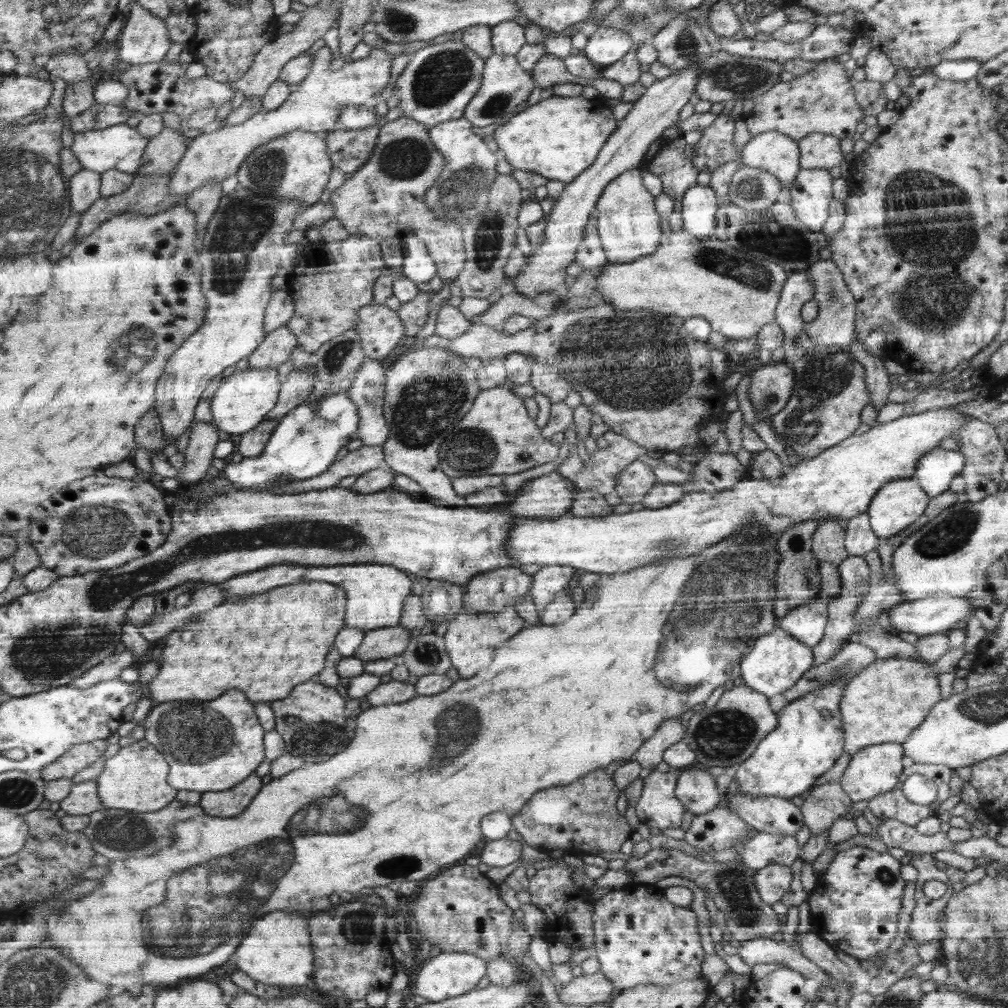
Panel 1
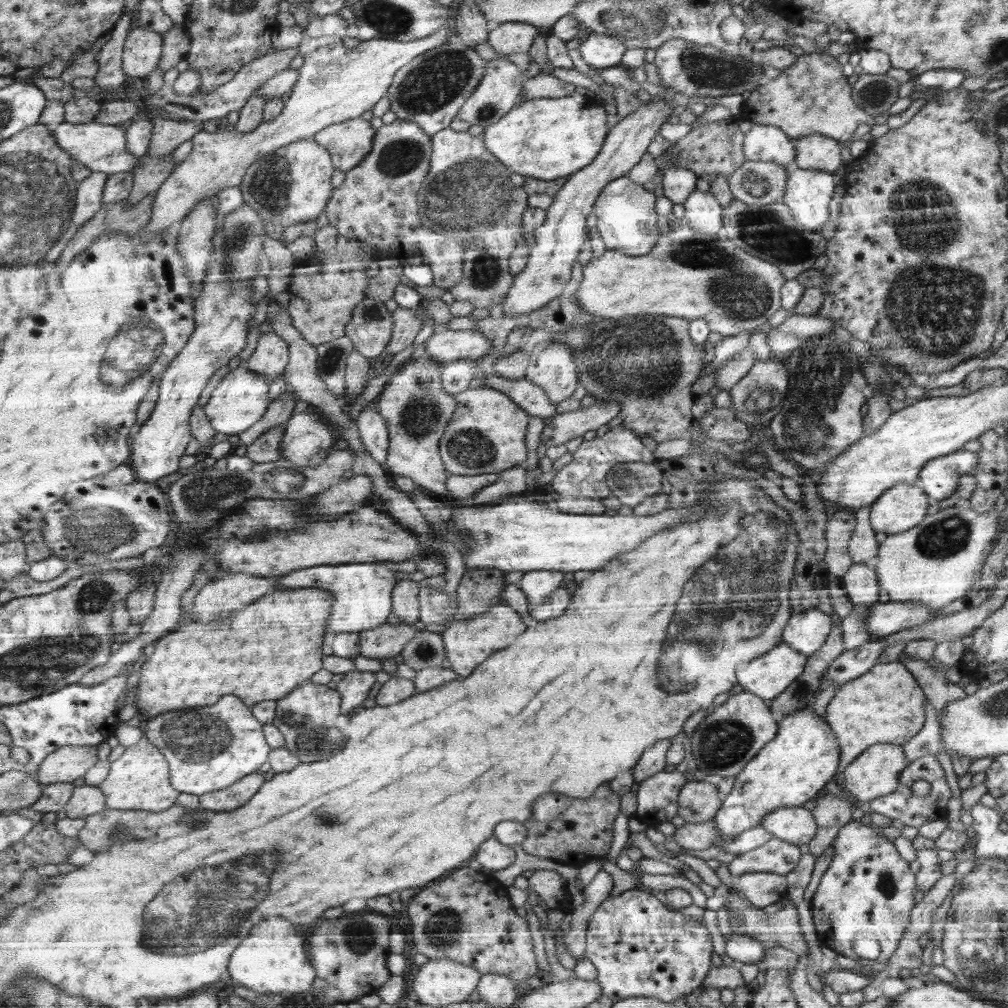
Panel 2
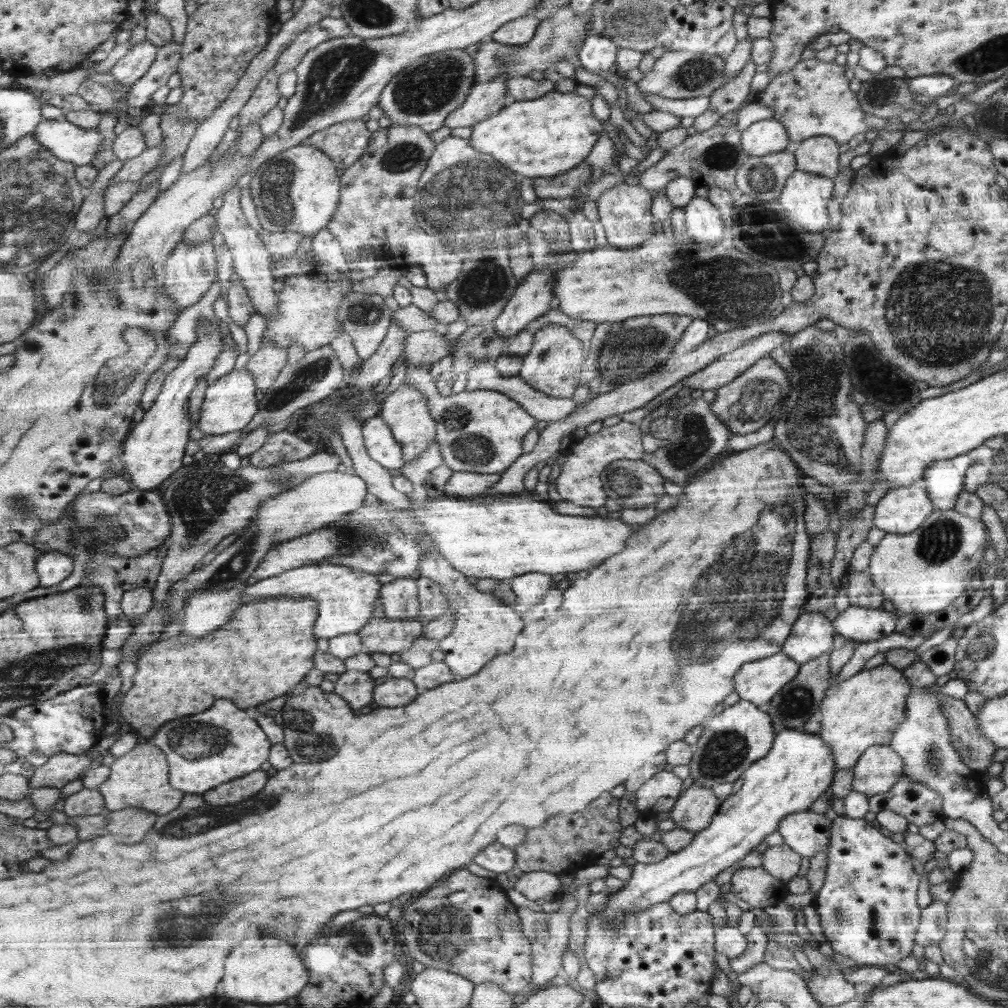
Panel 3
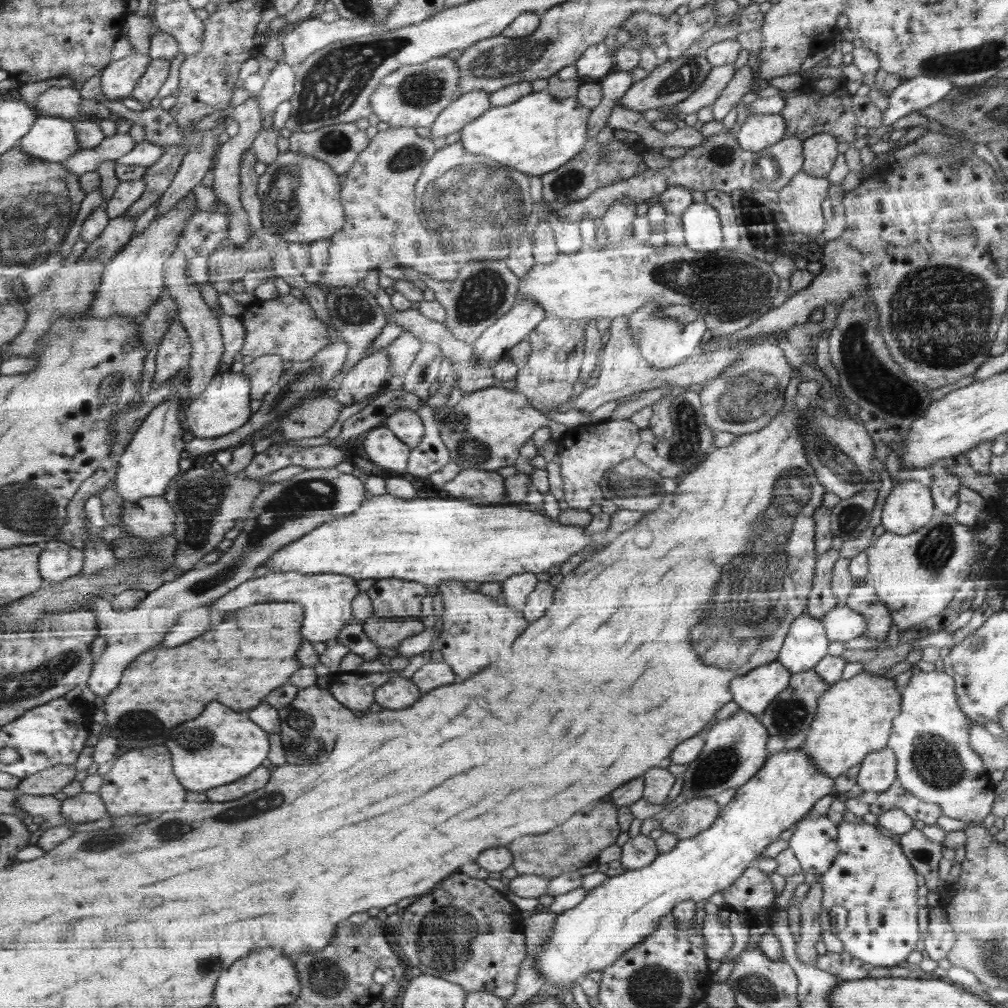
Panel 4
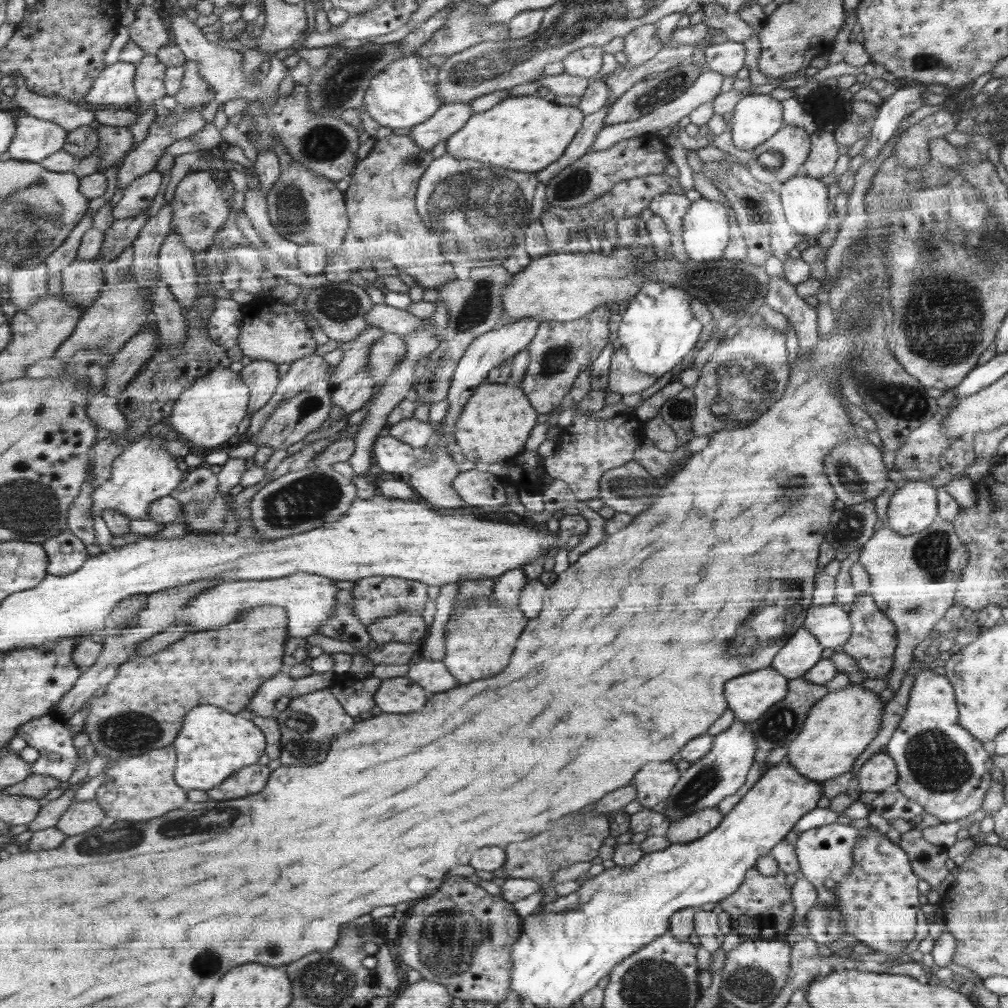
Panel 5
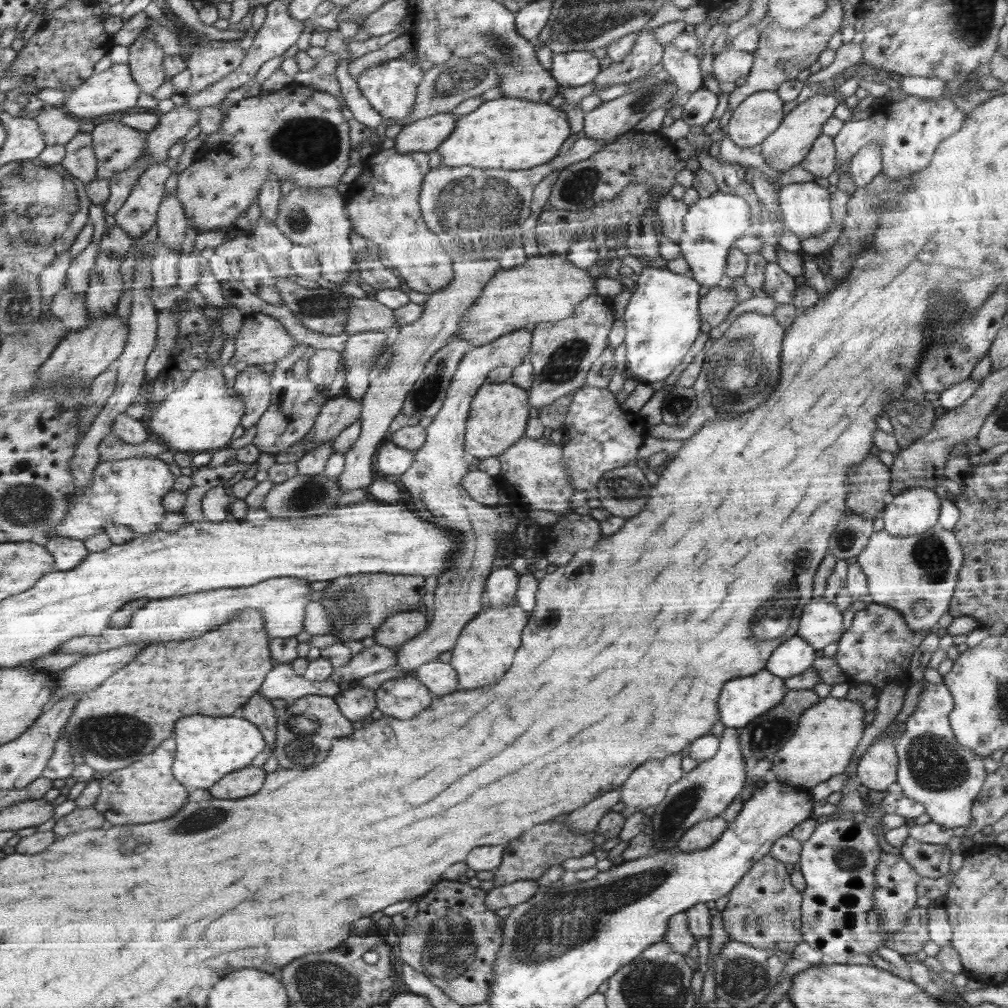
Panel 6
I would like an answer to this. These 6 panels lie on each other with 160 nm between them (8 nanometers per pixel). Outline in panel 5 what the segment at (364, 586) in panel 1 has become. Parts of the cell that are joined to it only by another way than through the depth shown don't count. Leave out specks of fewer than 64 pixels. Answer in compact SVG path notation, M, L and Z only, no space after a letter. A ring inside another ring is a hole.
M297 573L281 579L236 581L224 580L222 584L197 594L178 614L178 625L186 625L189 632L202 632L210 628L224 627L233 623L240 610L246 608L279 606L286 609L289 617L288 635L306 638L319 632L320 625L333 615L338 588L335 580L325 576Z

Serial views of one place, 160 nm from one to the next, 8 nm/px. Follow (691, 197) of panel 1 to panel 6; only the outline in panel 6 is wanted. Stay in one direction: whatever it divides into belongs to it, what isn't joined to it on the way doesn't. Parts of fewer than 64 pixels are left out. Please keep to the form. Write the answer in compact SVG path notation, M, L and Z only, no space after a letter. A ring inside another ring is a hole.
M718 191L707 197L690 206L689 213L685 215L684 234L678 241L693 278L702 284L704 290L716 287L720 282L734 240L750 226L750 205L741 196Z

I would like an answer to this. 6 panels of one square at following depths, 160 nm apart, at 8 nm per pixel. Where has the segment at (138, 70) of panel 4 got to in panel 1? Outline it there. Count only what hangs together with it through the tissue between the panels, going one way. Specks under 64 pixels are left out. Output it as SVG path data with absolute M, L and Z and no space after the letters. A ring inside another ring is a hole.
M140 2L133 3L124 25L120 53L127 64L140 66L162 62L172 48L169 24Z

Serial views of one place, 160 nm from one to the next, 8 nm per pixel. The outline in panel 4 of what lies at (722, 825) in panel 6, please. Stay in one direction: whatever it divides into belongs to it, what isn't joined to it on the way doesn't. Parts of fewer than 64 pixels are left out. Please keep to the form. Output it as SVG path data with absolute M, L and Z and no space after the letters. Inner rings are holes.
M713 797L687 800L670 810L661 820L661 828L675 834L679 840L689 839L712 827L721 811Z

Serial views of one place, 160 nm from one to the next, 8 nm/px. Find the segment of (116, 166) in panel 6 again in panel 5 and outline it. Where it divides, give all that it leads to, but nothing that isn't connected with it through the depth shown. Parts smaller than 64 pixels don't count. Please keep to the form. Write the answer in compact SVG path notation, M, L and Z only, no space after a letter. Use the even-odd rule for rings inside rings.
M103 125L99 128L99 131L102 139L100 149L103 150L100 172L103 172L117 162L122 164L126 160L127 156L132 152L132 146L134 146L134 134L128 127L110 125Z

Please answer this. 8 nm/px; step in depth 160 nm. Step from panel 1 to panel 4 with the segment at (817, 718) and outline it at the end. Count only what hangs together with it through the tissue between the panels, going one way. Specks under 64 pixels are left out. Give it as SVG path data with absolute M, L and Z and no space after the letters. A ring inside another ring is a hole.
M802 748L775 752L769 755L770 764L757 772L742 787L735 789L732 800L720 812L720 818L708 830L700 835L682 839L674 850L659 853L648 866L627 870L623 874L612 876L593 890L588 891L582 903L563 911L556 917L555 934L534 953L535 964L539 973L550 984L559 989L569 989L580 984L588 972L602 971L621 959L626 952L638 944L644 943L652 935L661 920L670 915L673 908L686 900L695 903L708 900L717 892L724 892L741 878L756 858L764 854L765 848L779 839L780 834L788 830L795 822L810 813L812 806L830 792L832 777L817 769L814 761Z

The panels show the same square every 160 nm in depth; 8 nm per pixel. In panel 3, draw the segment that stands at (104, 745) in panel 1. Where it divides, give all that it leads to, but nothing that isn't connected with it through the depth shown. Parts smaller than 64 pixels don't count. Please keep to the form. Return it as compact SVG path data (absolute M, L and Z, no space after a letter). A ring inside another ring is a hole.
M63 752L54 755L44 767L37 770L31 779L34 789L44 787L64 788L66 784L80 779L82 774L88 774L92 759L86 754L70 754Z

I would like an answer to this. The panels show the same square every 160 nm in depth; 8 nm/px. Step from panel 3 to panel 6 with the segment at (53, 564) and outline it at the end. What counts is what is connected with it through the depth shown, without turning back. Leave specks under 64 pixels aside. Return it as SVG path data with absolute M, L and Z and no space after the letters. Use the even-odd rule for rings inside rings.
M58 536L51 538L46 546L57 559L57 570L72 570L91 555L86 542L78 538Z

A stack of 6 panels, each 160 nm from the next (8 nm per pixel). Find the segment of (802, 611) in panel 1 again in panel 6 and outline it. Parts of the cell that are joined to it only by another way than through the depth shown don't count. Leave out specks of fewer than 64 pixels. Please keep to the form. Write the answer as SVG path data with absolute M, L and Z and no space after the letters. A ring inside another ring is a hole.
M796 635L792 639L786 640L773 652L765 670L786 680L797 676L797 674L802 674L812 667L814 658L816 656L814 656L813 645Z

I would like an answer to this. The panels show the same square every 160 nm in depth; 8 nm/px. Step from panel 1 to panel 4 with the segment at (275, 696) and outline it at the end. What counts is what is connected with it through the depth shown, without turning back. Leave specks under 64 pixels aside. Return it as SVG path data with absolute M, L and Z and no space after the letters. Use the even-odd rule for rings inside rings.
M280 601L274 603L258 603L253 605L254 608L246 608L246 612L234 612L238 616L232 616L230 620L226 622L216 621L216 630L210 630L186 644L180 644L178 648L154 648L154 652L146 652L146 656L140 656L128 670L126 670L126 676L122 680L122 684L118 686L118 692L112 692L110 696L105 700L106 703L102 708L104 714L100 717L105 725L106 732L118 740L118 748L120 754L138 750L141 748L148 748L148 746L166 745L166 740L170 738L172 730L180 724L180 722L186 722L186 720L194 720L208 702L212 700L218 700L222 704L230 704L230 708L234 708L236 712L240 710L252 710L260 704L260 700L264 700L274 688L282 686L284 682L288 682L288 678L294 674L300 667L301 661L297 659L297 652L301 648L301 643L304 642L304 637L301 635L301 626L305 618L305 608L300 603L292 601Z

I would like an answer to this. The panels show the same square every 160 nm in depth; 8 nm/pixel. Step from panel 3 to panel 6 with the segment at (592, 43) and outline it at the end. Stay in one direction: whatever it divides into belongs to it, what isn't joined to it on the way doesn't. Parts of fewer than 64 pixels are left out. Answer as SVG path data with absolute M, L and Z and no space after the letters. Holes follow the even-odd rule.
M591 50L571 51L552 56L550 73L560 84L575 87L594 80L600 72L598 58Z

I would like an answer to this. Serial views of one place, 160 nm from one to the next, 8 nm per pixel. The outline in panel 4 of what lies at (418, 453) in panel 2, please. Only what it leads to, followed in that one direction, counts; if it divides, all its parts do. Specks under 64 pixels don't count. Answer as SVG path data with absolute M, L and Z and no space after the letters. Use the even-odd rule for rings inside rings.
M398 410L384 423L396 438L406 444L411 450L420 445L425 434L425 427L420 416L414 410Z

